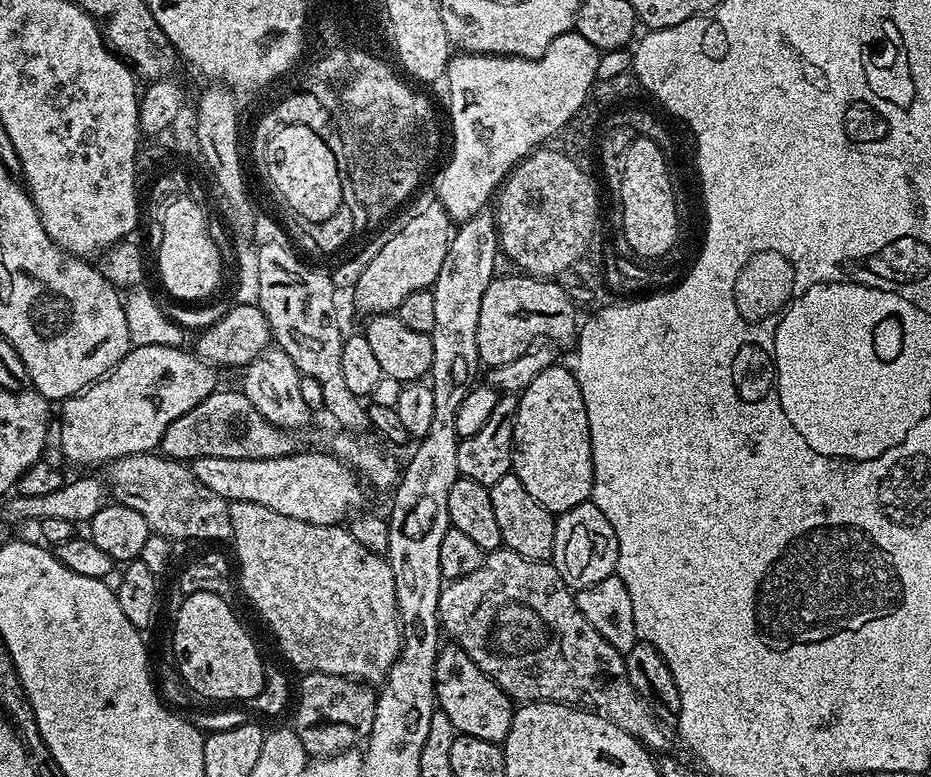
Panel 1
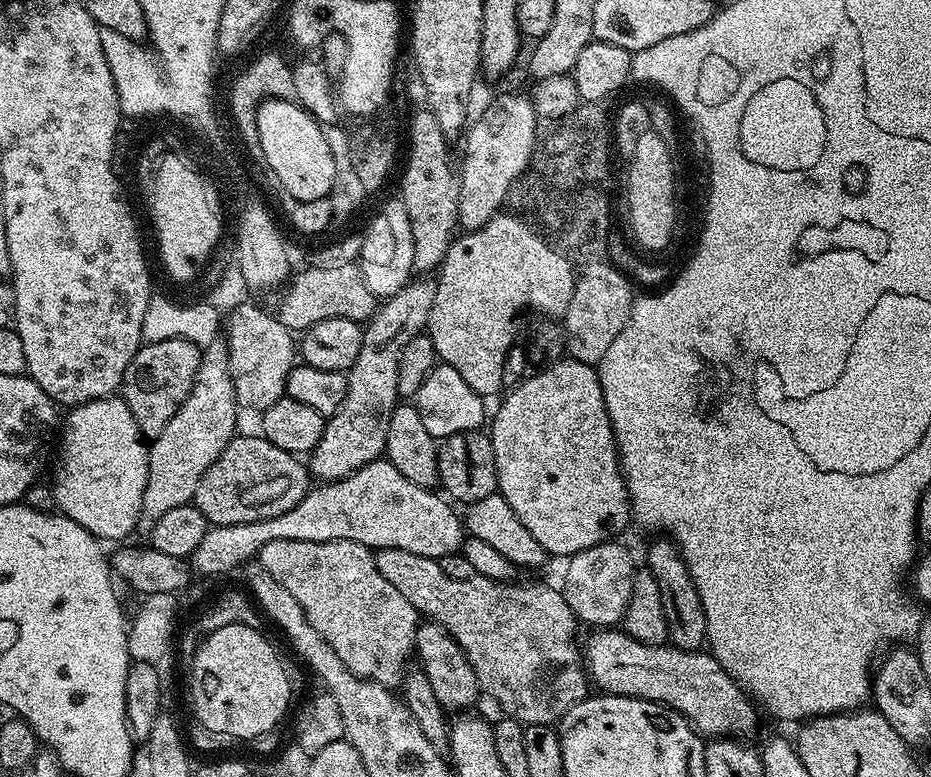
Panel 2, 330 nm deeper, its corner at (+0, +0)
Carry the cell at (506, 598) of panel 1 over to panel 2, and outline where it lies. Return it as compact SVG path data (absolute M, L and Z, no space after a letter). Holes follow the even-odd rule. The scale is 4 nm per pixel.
M382 548L375 553L375 558L378 570L386 578L386 582L390 582L390 586L395 586L406 597L406 602L410 602L410 606L416 608L416 611L420 613L421 617L427 618L433 624L441 624L452 635L454 642L458 642L458 646L466 654L466 658L470 662L474 674L478 678L483 695L485 697L493 696L496 699L497 706L504 711L501 713L505 717L518 720L525 726L535 726L537 724L555 725L560 717L566 715L568 709L574 707L577 700L583 700L589 695L590 680L586 675L586 669L582 663L582 656L578 651L578 644L576 648L576 628L578 629L578 621L576 615L570 610L563 591L559 587L551 588L548 584L516 584L517 582L491 580L485 576L478 575L471 576L465 580L450 578L446 574L442 574L442 566L438 560L422 558L422 554L410 554L410 550Z

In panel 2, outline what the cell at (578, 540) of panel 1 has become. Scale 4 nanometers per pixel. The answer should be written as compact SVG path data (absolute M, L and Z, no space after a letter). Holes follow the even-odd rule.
M620 542L590 546L590 550L582 550L566 560L568 569L562 583L566 602L581 625L593 624L591 627L596 630L608 630L623 621L632 593L632 579L638 571L637 565L632 565L631 554L616 543Z

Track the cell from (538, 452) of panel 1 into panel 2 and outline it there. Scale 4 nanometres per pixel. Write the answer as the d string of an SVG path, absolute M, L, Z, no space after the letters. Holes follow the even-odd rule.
M561 358L549 363L547 367L548 369L545 372L540 372L537 376L529 375L521 384L515 385L509 391L512 393L501 402L500 409L497 410L496 417L492 420L490 435L494 446L494 462L498 466L496 486L499 495L504 496L506 502L510 502L514 514L518 514L518 518L522 518L522 526L526 526L526 530L530 530L530 534L534 534L534 539L546 549L549 557L561 556L561 558L567 558L578 554L582 550L590 550L590 546L607 544L613 538L619 537L616 535L627 524L630 524L632 503L628 501L628 487L624 481L624 473L620 470L620 453L616 450L614 430L608 417L606 402L602 398L599 371L593 365L583 364L571 358Z

